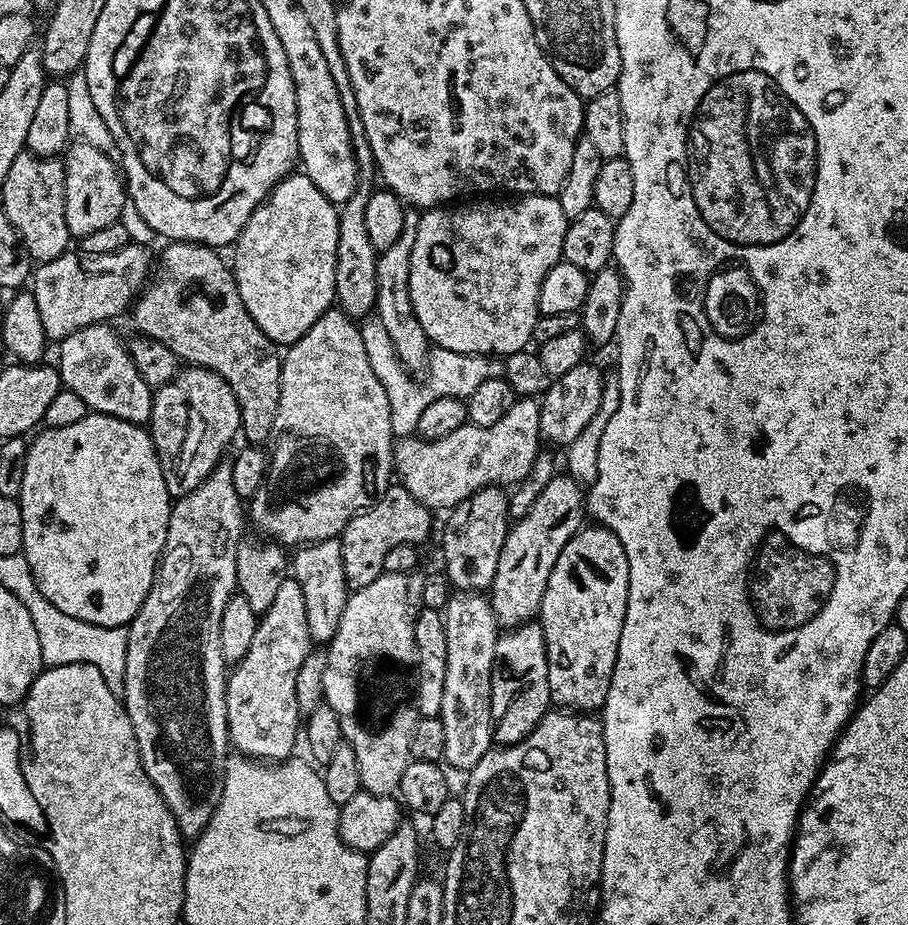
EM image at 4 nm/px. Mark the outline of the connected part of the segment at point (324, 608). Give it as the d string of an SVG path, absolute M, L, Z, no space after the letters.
M339 539L317 540L295 549L296 557L290 560L290 572L302 586L302 598L306 598L306 618L313 641L331 641L338 630L338 622L350 595L344 582L344 563Z

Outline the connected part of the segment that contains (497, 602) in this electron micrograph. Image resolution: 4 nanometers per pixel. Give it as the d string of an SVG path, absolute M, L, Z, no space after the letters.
M556 474L546 483L545 489L538 494L526 516L511 525L506 534L508 537L505 540L503 537L499 545L499 555L494 560L496 577L492 580L490 599L494 614L501 625L515 625L527 617L524 615L533 615L539 611L550 570L554 570L558 554L562 554L566 542L570 542L572 535L580 531L585 523L585 489L575 476L563 475Z

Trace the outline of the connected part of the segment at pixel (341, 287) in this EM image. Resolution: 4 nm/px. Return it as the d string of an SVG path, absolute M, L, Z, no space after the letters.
M357 179L356 192L339 209L338 254L336 255L336 300L339 307L353 318L361 318L376 307L375 268L378 253L366 234L366 202L372 197L374 188Z

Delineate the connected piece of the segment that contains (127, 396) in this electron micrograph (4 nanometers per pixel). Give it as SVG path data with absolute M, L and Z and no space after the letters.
M108 322L94 323L78 329L59 341L61 385L85 403L88 410L143 425L152 418L153 389L144 381L144 373L134 356L120 345L116 332Z

